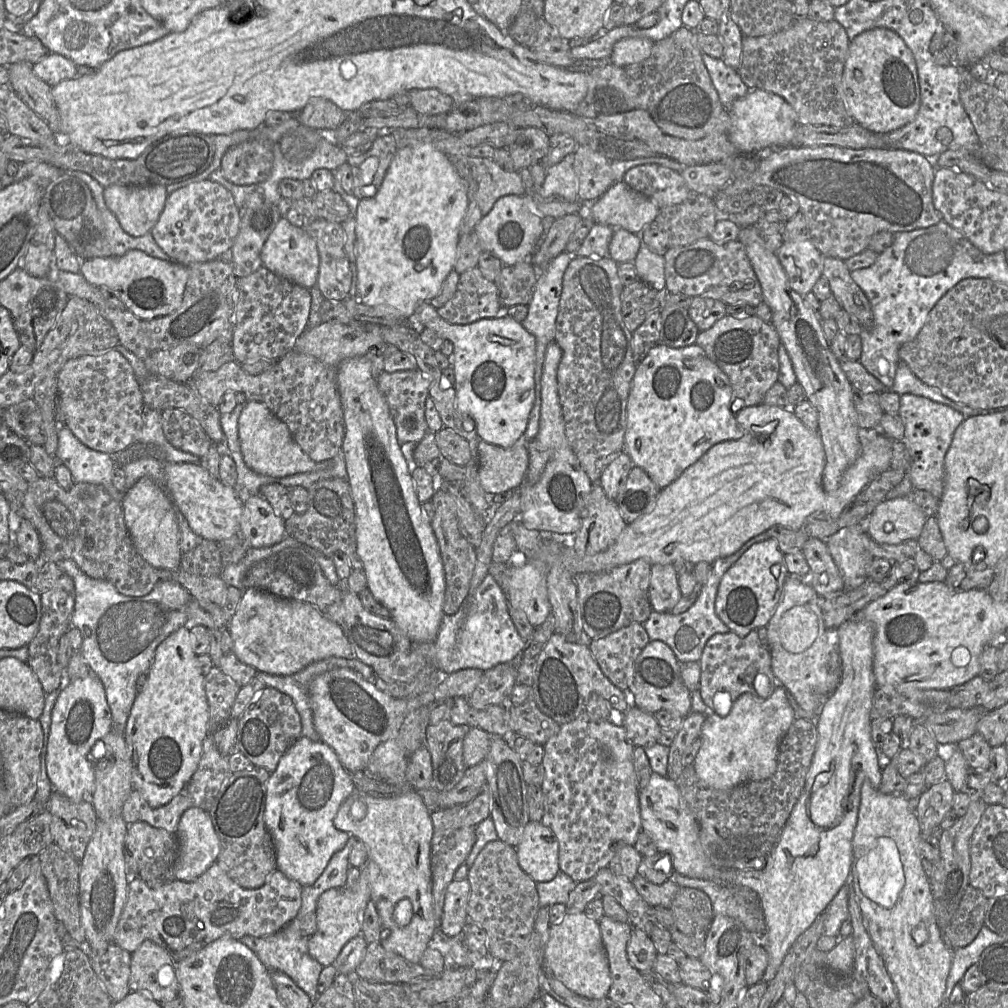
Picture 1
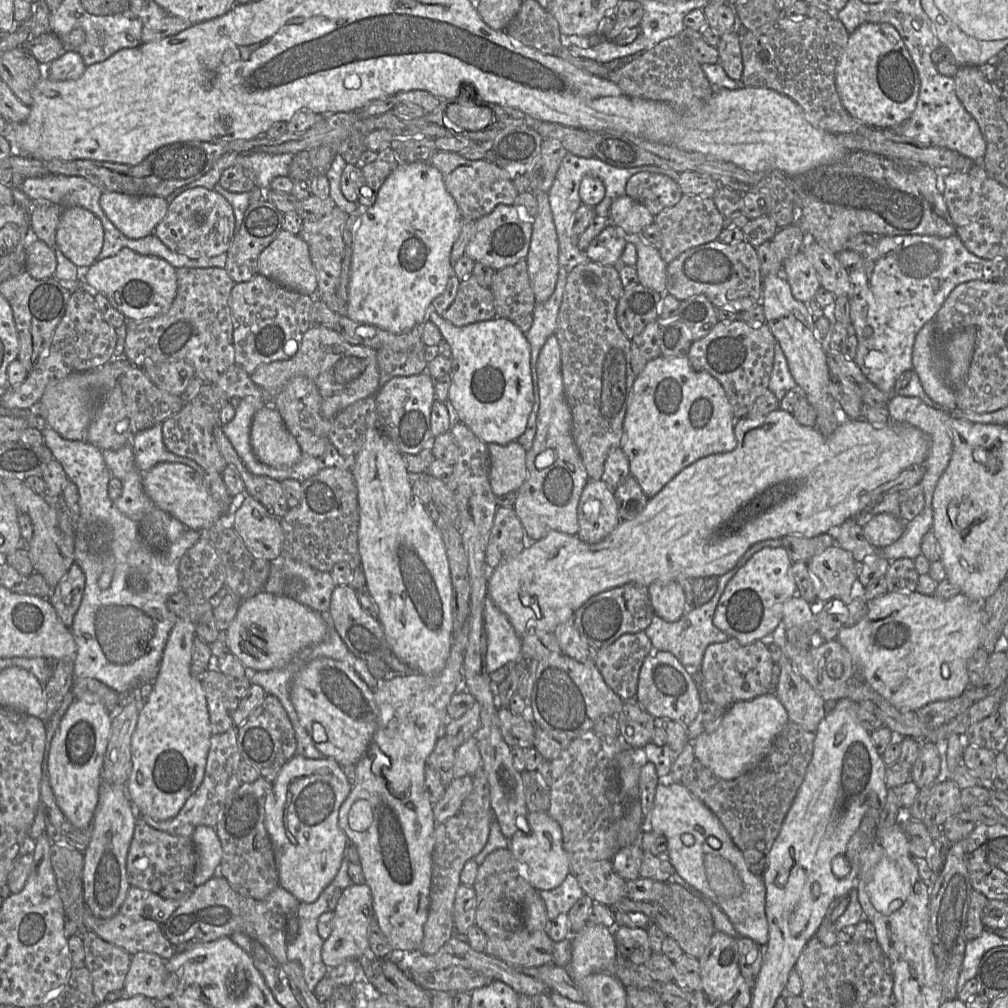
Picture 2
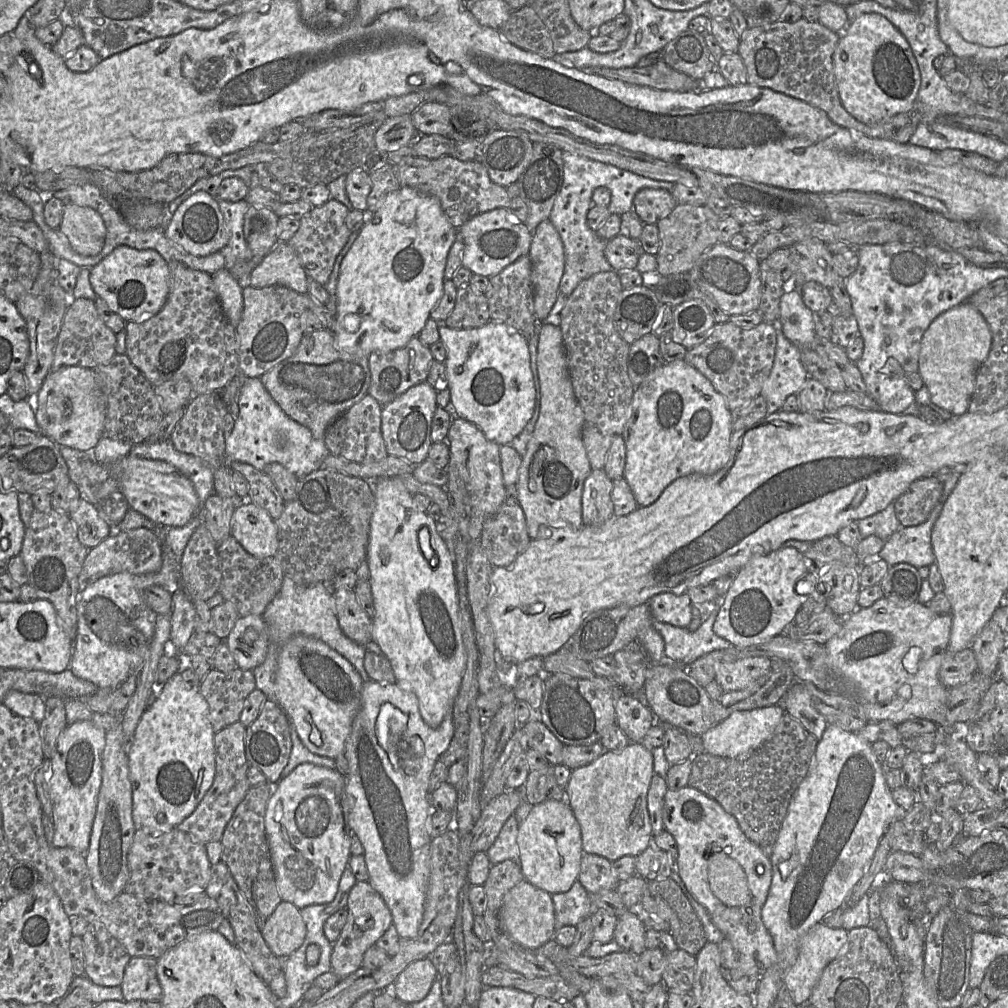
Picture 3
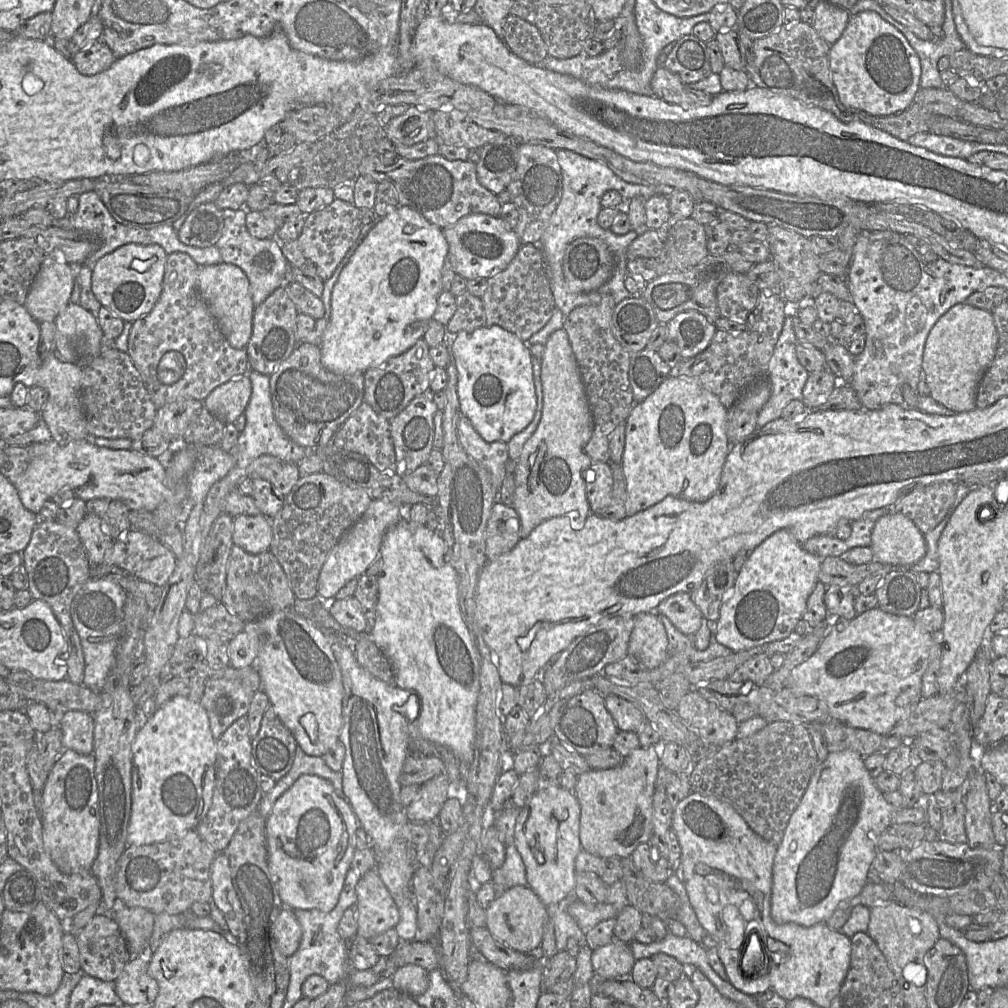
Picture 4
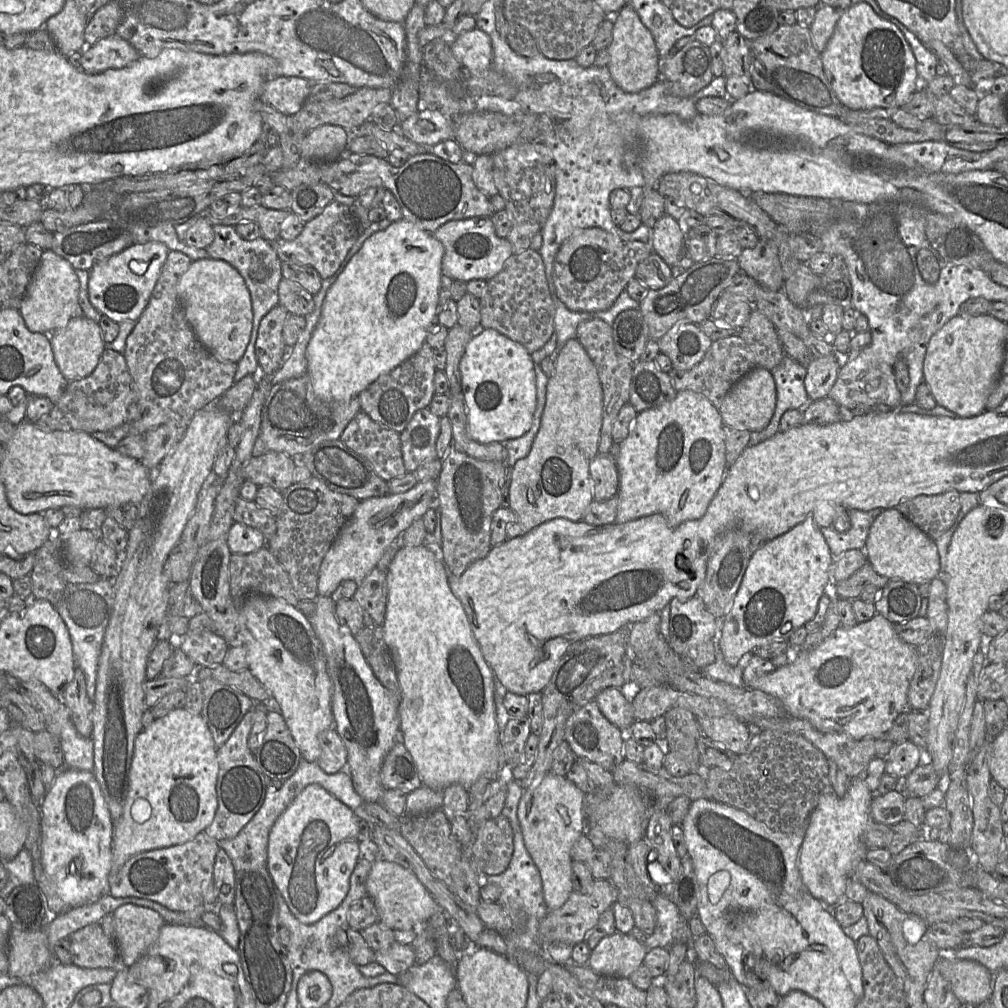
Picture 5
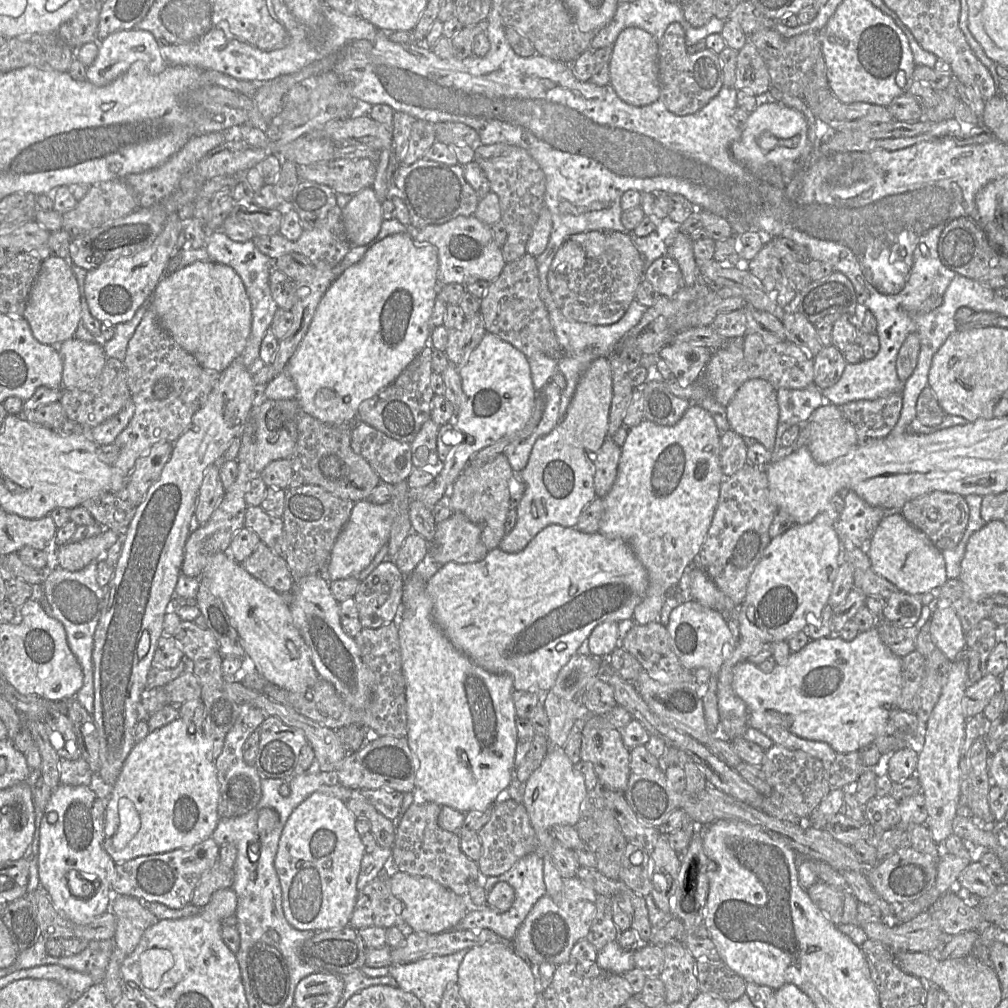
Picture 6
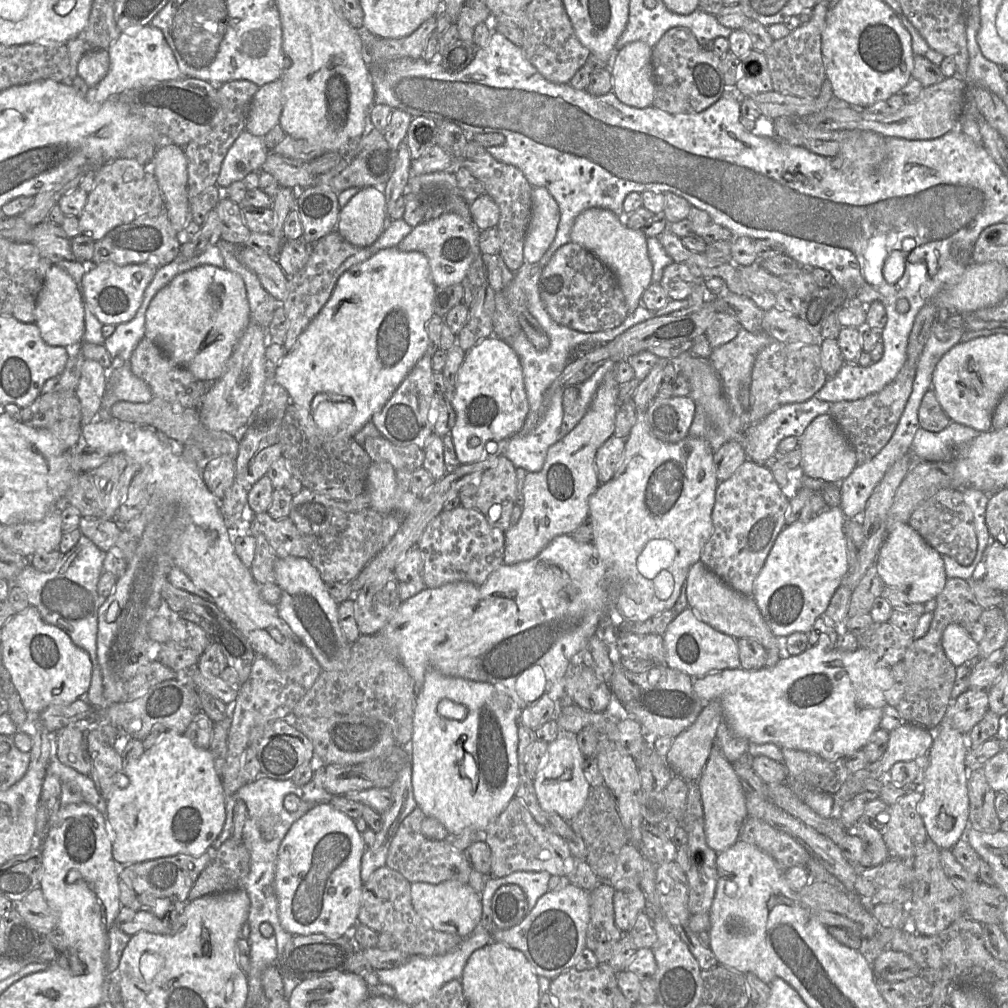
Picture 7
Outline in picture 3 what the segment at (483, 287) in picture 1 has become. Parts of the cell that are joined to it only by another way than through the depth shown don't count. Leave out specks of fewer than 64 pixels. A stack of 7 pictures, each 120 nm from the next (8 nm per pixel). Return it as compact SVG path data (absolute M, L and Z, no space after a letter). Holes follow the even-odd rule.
M470 284L459 287L455 307L445 320L446 325L453 329L472 329L490 320L485 294L474 290Z

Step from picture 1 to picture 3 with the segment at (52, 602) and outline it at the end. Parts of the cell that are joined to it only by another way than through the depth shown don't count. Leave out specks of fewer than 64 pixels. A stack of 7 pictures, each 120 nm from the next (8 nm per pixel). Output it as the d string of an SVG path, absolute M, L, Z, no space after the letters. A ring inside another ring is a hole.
M139 527L114 532L98 546L89 549L82 570L78 576L79 592L88 585L110 574L128 572L131 574L155 573L162 566L162 546L154 529Z

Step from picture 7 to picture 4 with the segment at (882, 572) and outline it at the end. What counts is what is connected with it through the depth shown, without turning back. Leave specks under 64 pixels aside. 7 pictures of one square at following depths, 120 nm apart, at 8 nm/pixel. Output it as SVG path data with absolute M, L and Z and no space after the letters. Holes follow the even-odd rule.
M896 511L877 520L870 547L873 561L893 567L910 567L927 552L924 534L911 519Z

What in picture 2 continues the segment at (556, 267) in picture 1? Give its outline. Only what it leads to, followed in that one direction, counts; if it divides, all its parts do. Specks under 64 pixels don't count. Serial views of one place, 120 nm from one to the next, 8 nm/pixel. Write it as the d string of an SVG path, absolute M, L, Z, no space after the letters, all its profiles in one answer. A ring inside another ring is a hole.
M562 265L559 267L558 278L554 293L543 303L535 303L533 310L533 323L526 333L526 338L531 345L531 364L537 366L540 351L547 338L555 334L557 318L562 303L568 272Z

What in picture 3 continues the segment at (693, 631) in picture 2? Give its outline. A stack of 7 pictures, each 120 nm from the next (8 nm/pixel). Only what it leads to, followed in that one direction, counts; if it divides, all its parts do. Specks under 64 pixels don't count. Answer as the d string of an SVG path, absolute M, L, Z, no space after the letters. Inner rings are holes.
M725 595L717 597L710 616L692 632L671 624L654 620L653 627L661 634L665 643L665 660L689 666L698 658L716 650L735 647L731 642L719 637L713 630L713 624L724 602Z

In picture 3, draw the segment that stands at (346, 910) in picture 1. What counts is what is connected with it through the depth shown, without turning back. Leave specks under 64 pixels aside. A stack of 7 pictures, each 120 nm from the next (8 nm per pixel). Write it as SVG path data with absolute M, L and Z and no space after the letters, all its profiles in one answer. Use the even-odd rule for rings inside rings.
M357 881L348 896L347 921L341 930L339 938L333 943L331 953L332 972L341 980L361 967L363 955L368 948L374 946L377 940L392 925L392 915L381 895L368 881Z

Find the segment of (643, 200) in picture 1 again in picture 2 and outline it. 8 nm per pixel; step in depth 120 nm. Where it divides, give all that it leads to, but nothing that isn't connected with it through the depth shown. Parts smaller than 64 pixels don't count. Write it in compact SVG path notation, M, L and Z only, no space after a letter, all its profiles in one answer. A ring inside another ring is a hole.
M625 194L612 202L608 219L629 235L642 233L654 223L655 216L644 205Z

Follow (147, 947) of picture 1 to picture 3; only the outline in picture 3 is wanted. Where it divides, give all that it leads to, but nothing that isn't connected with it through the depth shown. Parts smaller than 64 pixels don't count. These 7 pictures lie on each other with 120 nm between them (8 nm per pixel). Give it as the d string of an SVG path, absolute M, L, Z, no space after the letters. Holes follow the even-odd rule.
M131 957L120 985L125 1001L160 1001L162 989L156 974L157 960L151 957Z

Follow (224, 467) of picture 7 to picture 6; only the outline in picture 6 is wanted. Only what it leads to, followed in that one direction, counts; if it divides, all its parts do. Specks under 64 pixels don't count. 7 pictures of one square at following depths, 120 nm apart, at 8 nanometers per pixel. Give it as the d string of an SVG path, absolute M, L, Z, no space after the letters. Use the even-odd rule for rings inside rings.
M215 463L207 468L199 488L194 512L195 523L199 526L208 522L226 491L220 479L219 465Z

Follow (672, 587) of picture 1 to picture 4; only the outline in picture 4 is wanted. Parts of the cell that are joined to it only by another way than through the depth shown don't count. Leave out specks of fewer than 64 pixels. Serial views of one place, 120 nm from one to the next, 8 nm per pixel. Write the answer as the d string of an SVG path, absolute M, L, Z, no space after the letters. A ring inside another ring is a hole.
M683 592L663 600L656 613L667 617L685 635L696 634L703 619L703 614L691 600L690 594Z

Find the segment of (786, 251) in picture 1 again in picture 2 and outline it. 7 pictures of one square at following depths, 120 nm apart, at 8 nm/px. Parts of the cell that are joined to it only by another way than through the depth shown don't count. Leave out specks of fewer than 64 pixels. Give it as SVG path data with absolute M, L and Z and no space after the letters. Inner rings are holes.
M802 250L784 260L782 268L796 300L807 303L815 299L821 283L816 270Z

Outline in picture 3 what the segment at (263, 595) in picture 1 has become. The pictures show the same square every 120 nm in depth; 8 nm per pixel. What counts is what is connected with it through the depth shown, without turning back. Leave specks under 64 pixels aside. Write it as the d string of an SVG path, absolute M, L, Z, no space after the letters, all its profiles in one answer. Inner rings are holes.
M262 615L239 617L224 640L237 667L253 670L266 658L269 635Z

